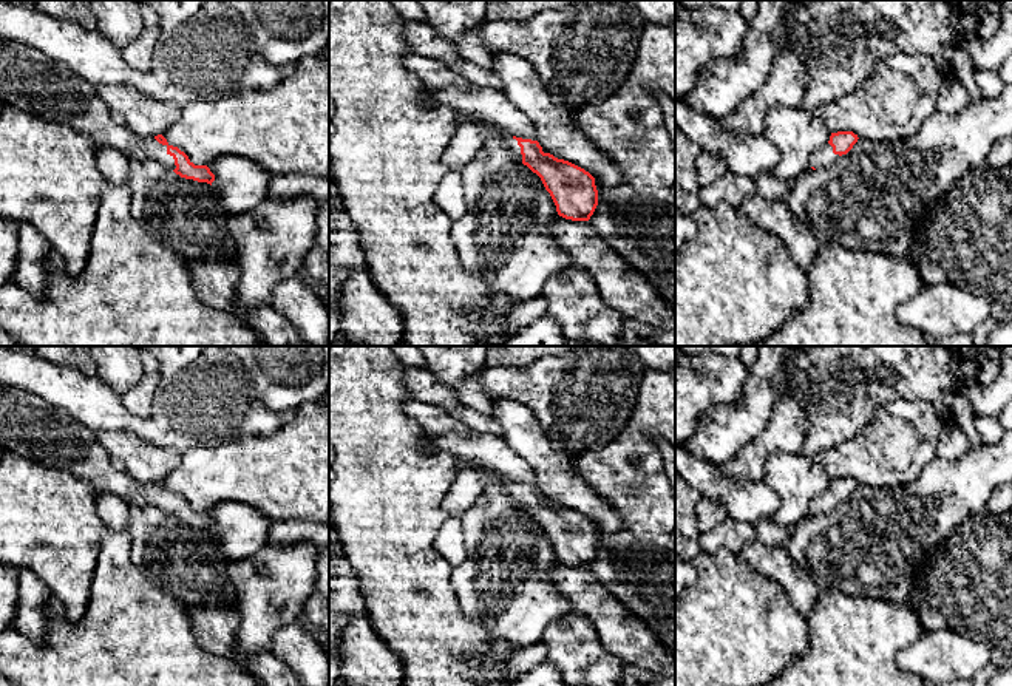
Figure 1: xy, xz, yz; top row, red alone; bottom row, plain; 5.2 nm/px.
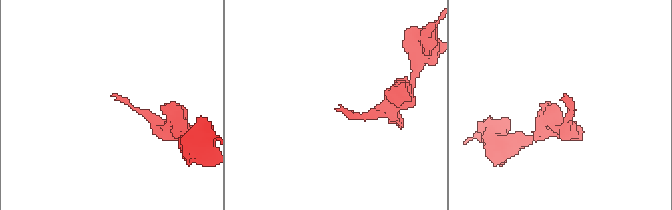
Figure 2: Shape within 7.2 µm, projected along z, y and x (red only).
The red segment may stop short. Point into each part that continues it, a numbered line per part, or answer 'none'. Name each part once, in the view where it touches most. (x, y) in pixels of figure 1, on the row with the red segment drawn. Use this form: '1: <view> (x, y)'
1: xy (30, 81)

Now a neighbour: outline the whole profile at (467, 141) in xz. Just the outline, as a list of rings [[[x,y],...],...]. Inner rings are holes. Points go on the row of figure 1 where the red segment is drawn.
[[[459,119],[456,133],[442,159],[448,172],[460,172],[484,147],[484,127],[485,124],[476,119]]]

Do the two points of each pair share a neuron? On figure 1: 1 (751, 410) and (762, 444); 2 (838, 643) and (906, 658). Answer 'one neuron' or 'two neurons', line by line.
1: two neurons
2: two neurons

